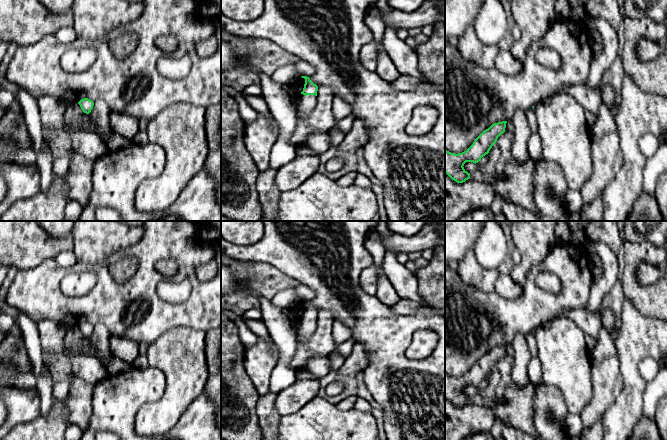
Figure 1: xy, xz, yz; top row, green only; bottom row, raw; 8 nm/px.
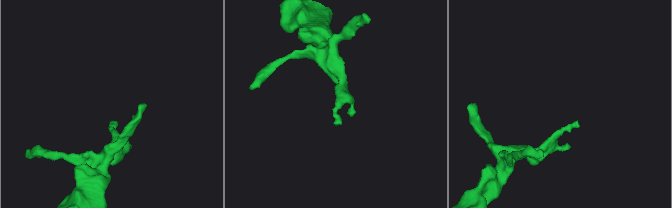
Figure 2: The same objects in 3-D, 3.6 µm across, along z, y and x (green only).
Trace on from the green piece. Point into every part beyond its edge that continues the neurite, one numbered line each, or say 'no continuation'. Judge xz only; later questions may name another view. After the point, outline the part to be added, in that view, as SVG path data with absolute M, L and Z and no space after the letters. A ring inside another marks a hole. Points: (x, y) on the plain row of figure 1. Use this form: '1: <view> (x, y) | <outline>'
1: xz (305, 328) | M300 318L295 322L295 327L297 331L297 336L299 336L302 341L306 342L314 333L317 327L317 320L315 319L303 319Z

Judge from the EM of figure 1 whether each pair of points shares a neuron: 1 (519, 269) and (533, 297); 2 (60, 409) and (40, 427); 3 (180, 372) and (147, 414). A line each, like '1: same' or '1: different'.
1: different
2: same
3: same

